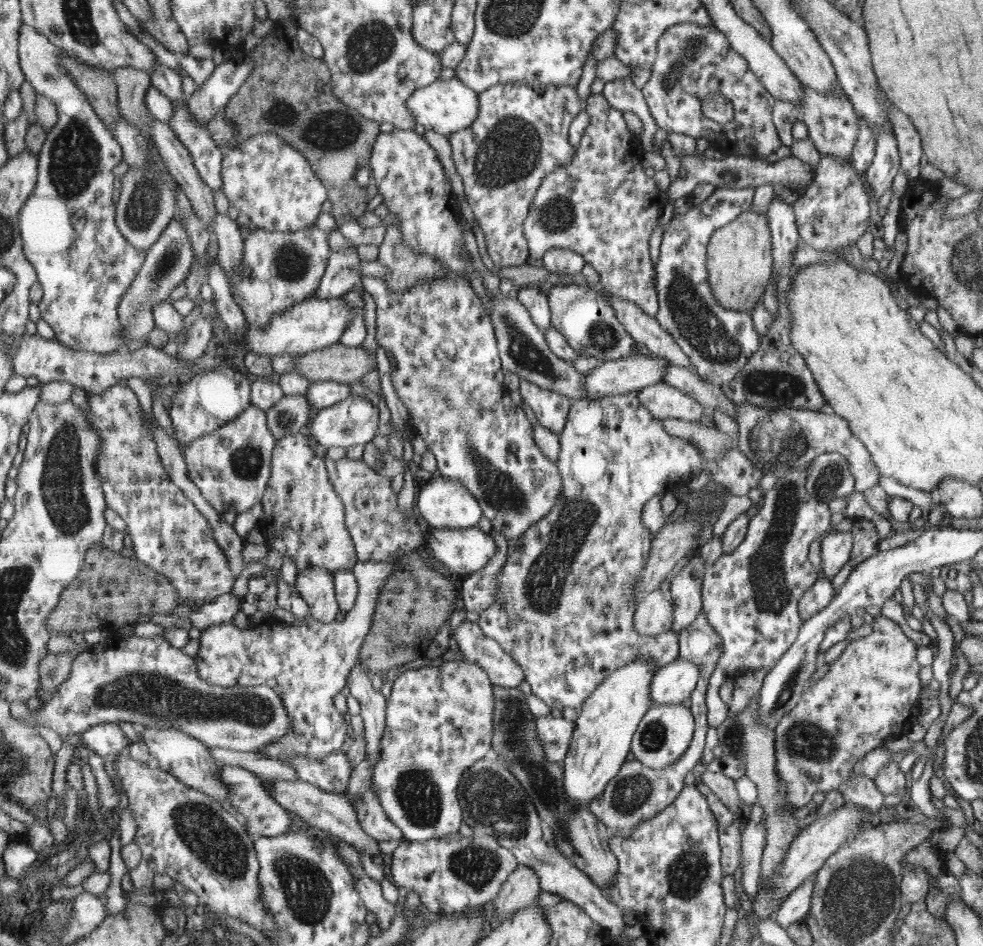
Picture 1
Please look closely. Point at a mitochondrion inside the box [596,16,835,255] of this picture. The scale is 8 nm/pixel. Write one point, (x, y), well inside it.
(693, 46)

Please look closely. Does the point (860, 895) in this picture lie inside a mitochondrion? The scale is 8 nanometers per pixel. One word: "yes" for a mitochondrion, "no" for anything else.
yes

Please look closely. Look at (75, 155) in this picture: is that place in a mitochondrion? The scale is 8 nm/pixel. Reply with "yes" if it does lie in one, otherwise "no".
yes

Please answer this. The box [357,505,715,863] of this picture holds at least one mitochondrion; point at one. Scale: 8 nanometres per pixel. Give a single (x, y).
(492, 804)

